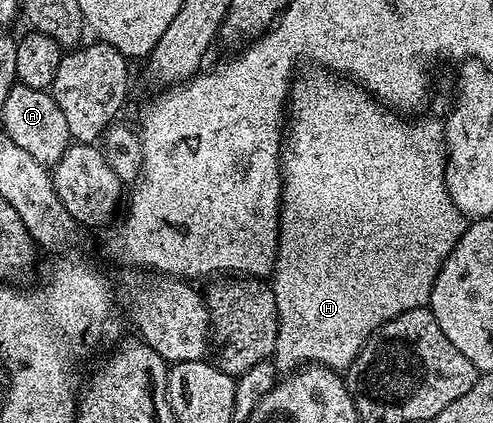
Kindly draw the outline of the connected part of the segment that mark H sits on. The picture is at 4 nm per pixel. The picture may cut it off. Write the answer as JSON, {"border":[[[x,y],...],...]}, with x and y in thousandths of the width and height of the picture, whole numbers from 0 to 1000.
{"border":[[[655,163],[625,168],[631,168],[625,177],[615,177],[609,187],[604,180],[592,194],[586,217],[580,338],[570,366],[574,468],[566,492],[566,593],[558,600],[558,636],[546,660],[562,712],[566,752],[554,856],[560,875],[570,882],[586,882],[627,858],[647,858],[673,872],[702,872],[732,837],[740,813],[775,764],[785,764],[840,726],[868,723],[886,645],[949,532],[949,520],[919,485],[907,454],[907,362],[899,333],[901,293],[892,284],[890,291],[882,281],[824,291],[815,270],[779,253],[734,206]]]}

